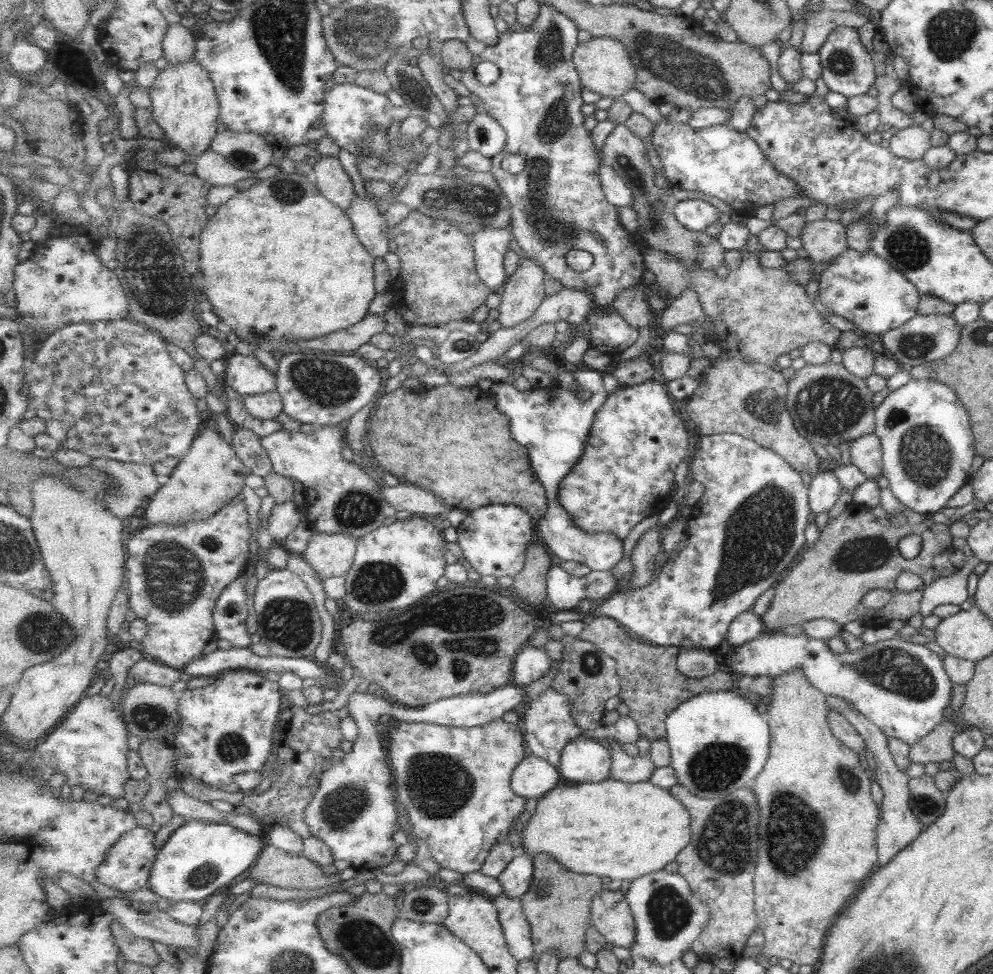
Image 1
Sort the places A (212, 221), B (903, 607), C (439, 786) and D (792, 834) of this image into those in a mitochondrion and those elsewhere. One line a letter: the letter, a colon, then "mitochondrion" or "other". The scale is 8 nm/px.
A: other
B: other
C: mitochondrion
D: mitochondrion

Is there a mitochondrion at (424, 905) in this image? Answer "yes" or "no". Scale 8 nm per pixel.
yes

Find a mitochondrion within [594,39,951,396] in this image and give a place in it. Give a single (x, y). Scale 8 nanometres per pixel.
(909, 249)

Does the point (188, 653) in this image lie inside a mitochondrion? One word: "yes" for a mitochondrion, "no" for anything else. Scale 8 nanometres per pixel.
no

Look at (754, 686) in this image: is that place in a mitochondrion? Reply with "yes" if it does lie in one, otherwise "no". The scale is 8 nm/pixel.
no

